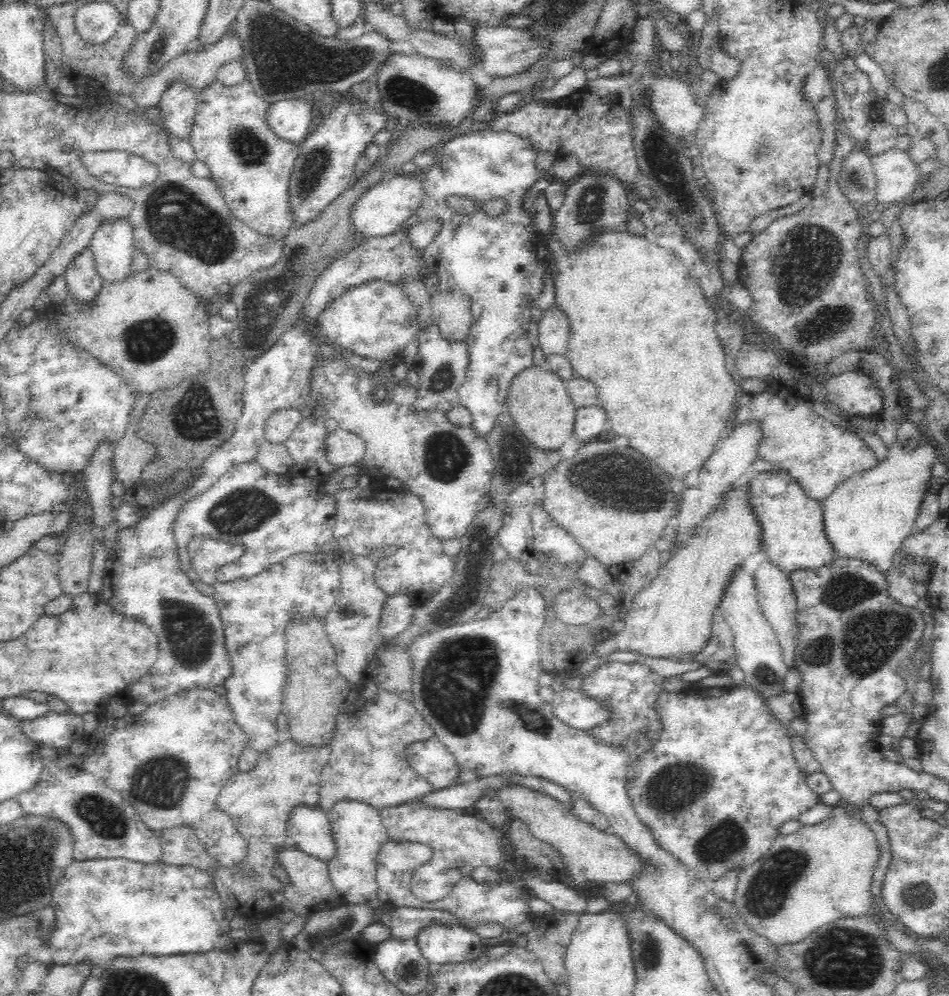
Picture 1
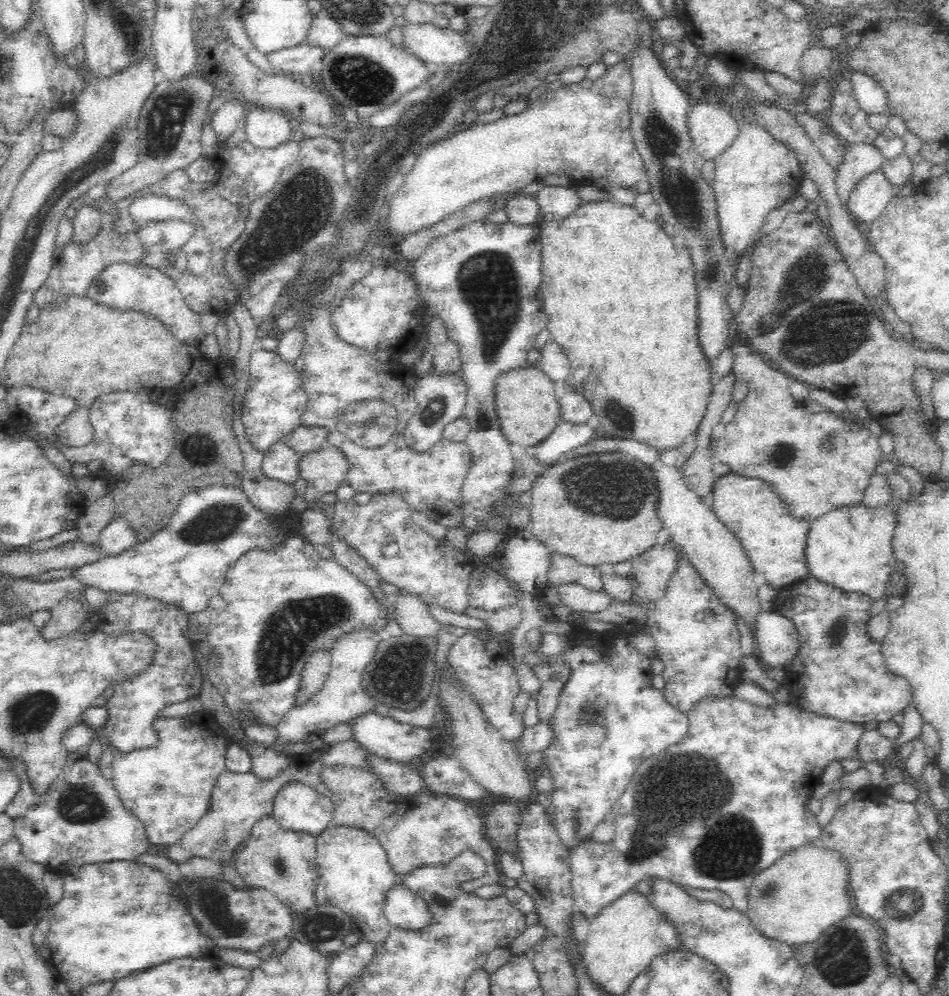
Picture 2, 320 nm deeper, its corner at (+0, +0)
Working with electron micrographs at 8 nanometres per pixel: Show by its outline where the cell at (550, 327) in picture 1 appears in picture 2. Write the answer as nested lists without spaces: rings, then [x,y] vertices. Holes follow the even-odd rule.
[[[550,338],[539,352],[540,356],[533,365],[556,383],[568,383],[571,368],[563,346]]]

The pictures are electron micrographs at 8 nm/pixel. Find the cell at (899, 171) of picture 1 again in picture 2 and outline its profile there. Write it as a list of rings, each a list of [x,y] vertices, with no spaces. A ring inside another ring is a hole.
[[[878,169],[855,184],[846,205],[867,227],[898,192],[900,190],[888,180],[886,173]]]

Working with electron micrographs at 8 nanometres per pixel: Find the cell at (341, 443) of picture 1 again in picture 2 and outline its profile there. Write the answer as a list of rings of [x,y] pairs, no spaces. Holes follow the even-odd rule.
[[[329,443],[317,451],[301,455],[299,473],[308,483],[302,500],[308,508],[317,508],[317,496],[335,492],[346,481],[350,472],[350,462],[339,446]]]

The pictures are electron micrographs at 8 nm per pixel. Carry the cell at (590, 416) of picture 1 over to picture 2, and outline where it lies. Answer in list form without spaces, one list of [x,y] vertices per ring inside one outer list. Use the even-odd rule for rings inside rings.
[[[562,421],[543,443],[532,451],[540,463],[556,461],[562,454],[594,439],[594,429],[586,422]]]

